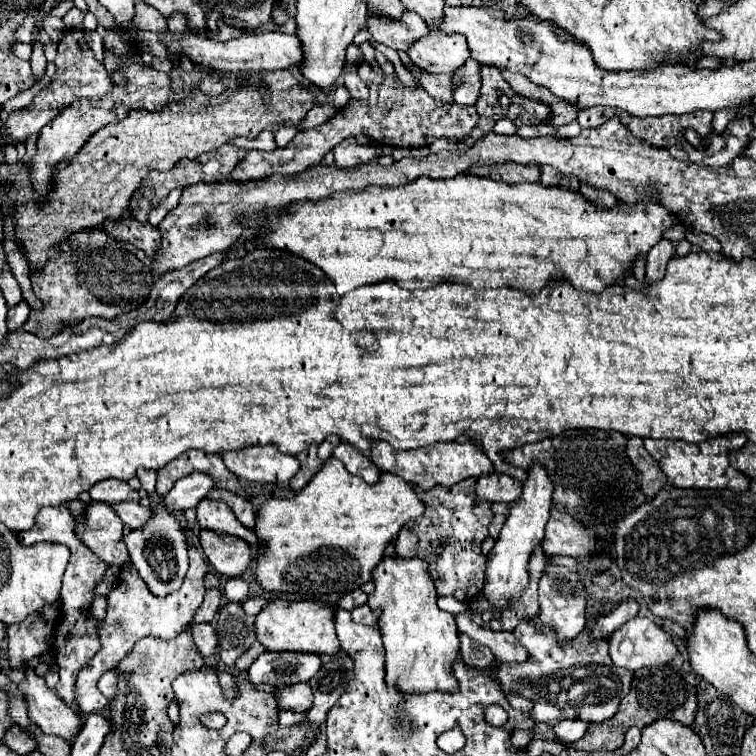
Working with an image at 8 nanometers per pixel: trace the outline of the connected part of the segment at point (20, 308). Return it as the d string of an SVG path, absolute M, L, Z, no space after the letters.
M21 301L19 305L11 307L9 313L7 313L7 325L9 325L9 331L11 331L11 329L23 327L23 323L25 323L27 317L29 317L29 313L31 313L31 307L29 307L27 301Z

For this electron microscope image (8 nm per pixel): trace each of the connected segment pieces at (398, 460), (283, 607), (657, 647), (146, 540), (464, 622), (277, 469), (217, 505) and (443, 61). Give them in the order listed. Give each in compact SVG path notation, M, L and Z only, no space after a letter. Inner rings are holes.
M379 441L373 443L371 447L371 461L383 471L383 473L393 473L399 475L407 483L415 483L423 489L433 489L435 485L451 487L467 477L481 477L485 473L493 471L493 463L489 457L473 443L457 443L457 441L447 441L447 443L437 443L429 447L421 447L415 451L395 451L389 443Z
M269 601L267 607L257 615L257 641L261 641L267 651L299 651L315 655L335 655L339 651L339 639L335 635L335 605L323 601Z
M643 617L629 619L617 631L613 631L609 637L609 655L611 655L613 663L617 667L625 667L629 671L669 663L675 657L675 653L677 653L677 647L673 643L673 639L661 627L657 627L653 621L643 619Z
M157 505L153 517L141 529L133 529L125 535L125 545L131 555L131 563L137 567L141 579L147 583L155 597L165 597L183 585L187 573L187 537L179 519L167 511L165 505Z
M465 611L459 613L457 619L457 627L461 633L469 635L471 639L475 639L477 643L489 647L495 655L497 661L501 663L525 663L529 659L527 649L515 639L513 633L509 631L491 631L489 627L479 627L473 623L471 615L475 615L477 611Z
M253 445L239 451L219 453L231 473L257 483L287 485L299 471L299 461L293 455L283 455L275 445Z
M201 499L195 509L197 509L197 521L199 521L201 529L211 529L211 531L217 531L217 533L227 533L227 535L241 537L243 541L247 541L255 549L259 549L259 541L257 541L255 533L245 529L237 521L237 517L233 515L231 507L225 501Z
M431 29L427 37L413 43L409 55L417 67L445 75L453 75L471 57L465 37L437 33L437 29Z

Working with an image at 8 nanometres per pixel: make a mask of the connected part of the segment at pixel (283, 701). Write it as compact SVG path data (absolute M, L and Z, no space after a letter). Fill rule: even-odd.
M297 683L297 685L289 685L285 689L277 691L277 699L279 699L279 709L285 711L309 711L311 703L313 703L313 691L307 683Z

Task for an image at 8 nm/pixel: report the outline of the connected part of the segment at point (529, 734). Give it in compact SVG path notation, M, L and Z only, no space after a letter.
M517 730L511 736L511 743L516 747L525 748L533 739L533 731Z

